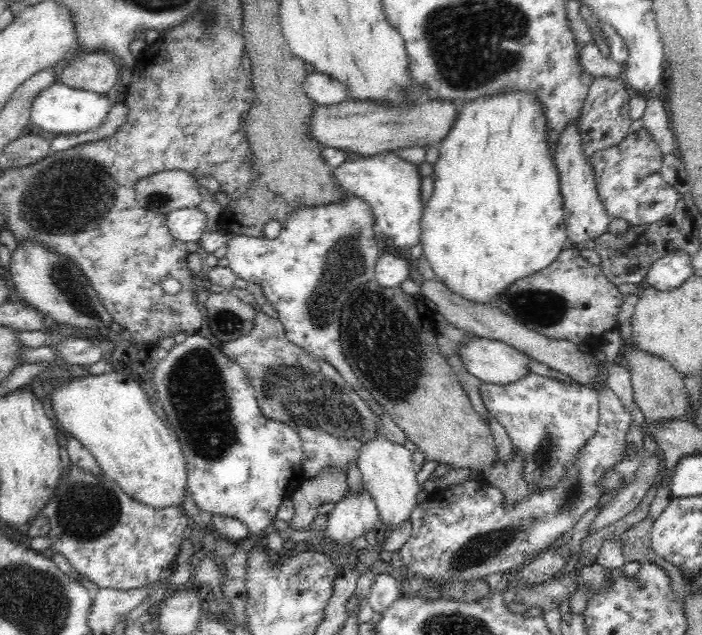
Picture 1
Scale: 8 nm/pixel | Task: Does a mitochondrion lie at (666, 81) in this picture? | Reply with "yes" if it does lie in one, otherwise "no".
no

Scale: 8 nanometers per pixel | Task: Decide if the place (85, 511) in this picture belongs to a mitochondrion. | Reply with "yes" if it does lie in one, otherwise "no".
yes

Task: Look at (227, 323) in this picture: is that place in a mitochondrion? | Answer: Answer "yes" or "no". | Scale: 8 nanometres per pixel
yes

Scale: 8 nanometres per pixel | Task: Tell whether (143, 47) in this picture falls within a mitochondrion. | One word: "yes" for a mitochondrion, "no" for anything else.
no

